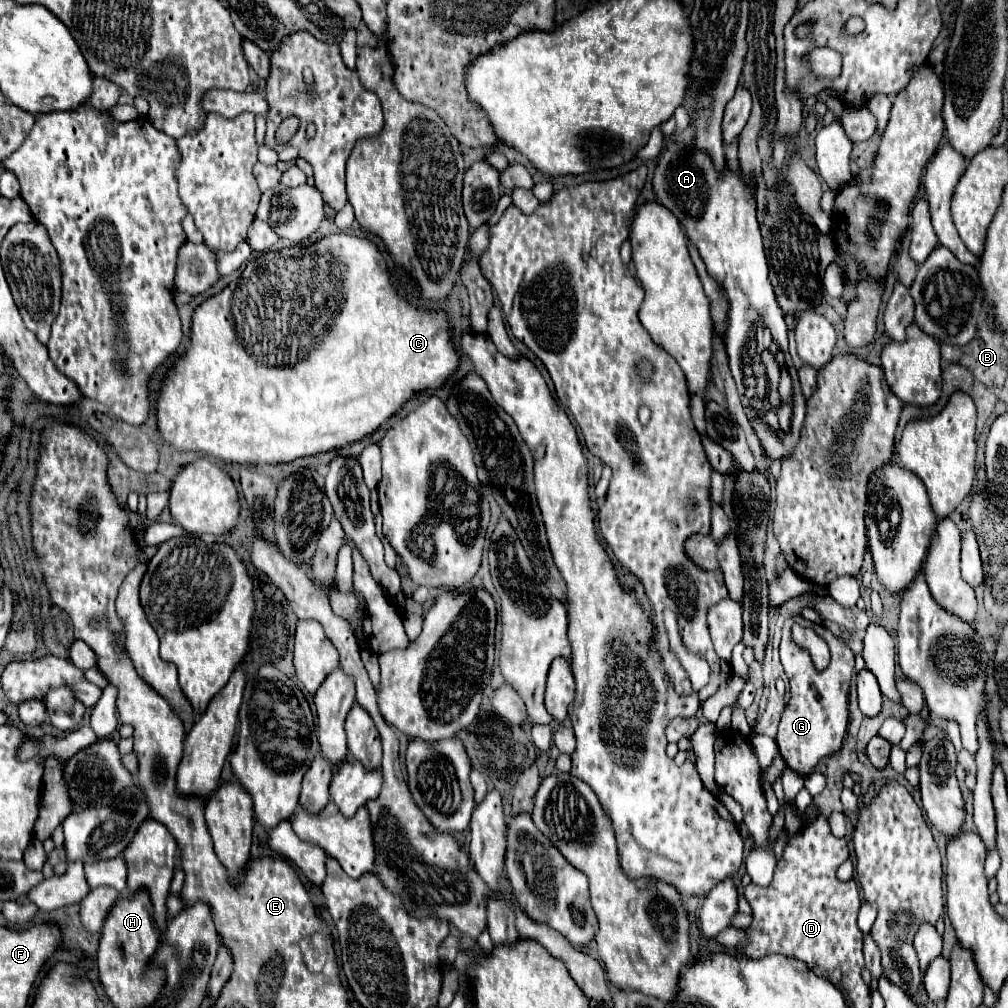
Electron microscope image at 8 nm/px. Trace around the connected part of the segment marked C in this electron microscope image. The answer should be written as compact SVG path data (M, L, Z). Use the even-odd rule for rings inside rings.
M327 235L321 241L307 247L289 247L281 251L265 253L265 263L255 263L253 277L231 281L221 293L205 299L193 313L191 345L183 357L175 361L175 367L165 375L161 391L157 395L157 431L161 439L177 451L205 451L217 459L239 465L265 465L265 463L289 463L299 457L317 455L329 449L341 449L347 443L359 441L365 435L381 427L413 393L427 387L439 389L443 381L457 369L459 357L451 343L447 317L443 313L431 313L413 307L397 295L389 281L387 261L379 253L377 245L353 235Z

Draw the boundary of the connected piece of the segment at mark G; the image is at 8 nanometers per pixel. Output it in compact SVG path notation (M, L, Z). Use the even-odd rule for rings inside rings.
M793 615L785 621L783 627L783 639L779 645L780 661L783 669L789 677L791 685L791 697L783 709L779 729L777 729L777 745L781 751L781 757L785 759L787 767L801 775L813 773L813 769L819 765L821 759L839 753L845 731L847 731L847 721L849 721L849 711L847 711L847 697L849 697L849 683L853 675L853 653L823 625L815 625L805 621L801 615ZM791 625L813 625L813 629L827 641L831 649L831 663L825 671L817 673L813 669L811 657L807 651L799 649L793 639L791 639Z

